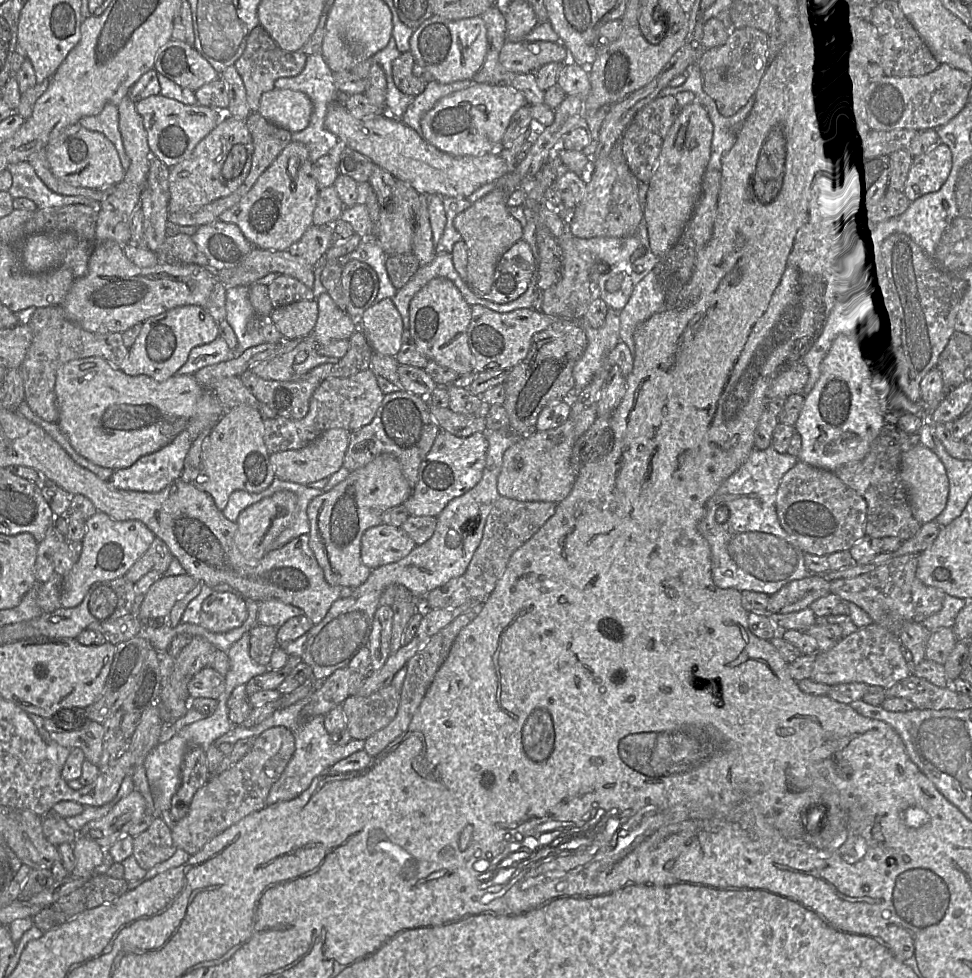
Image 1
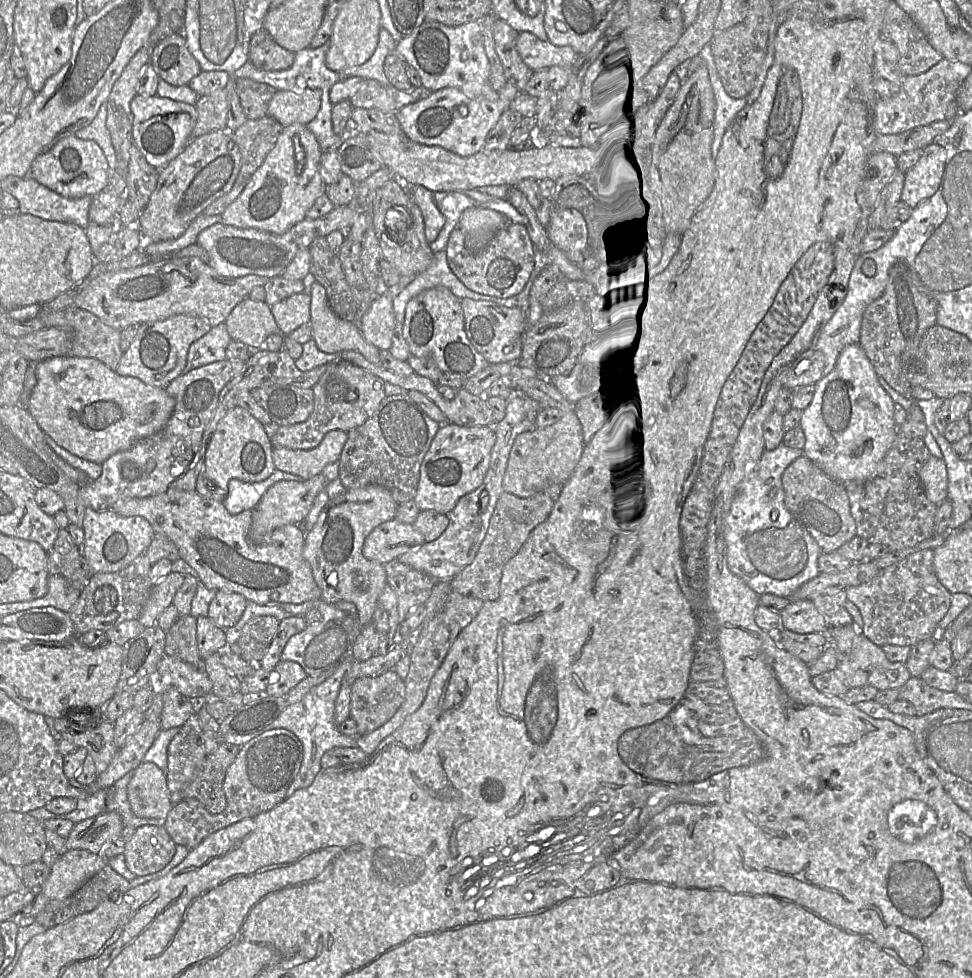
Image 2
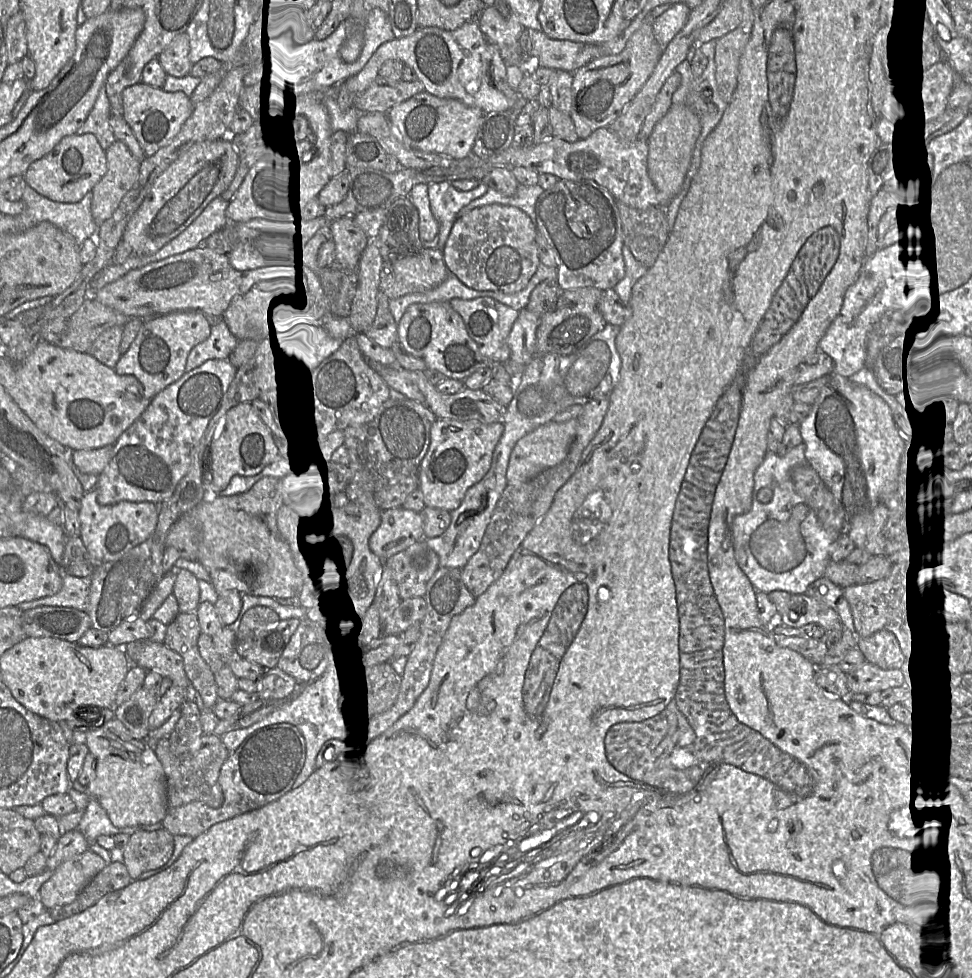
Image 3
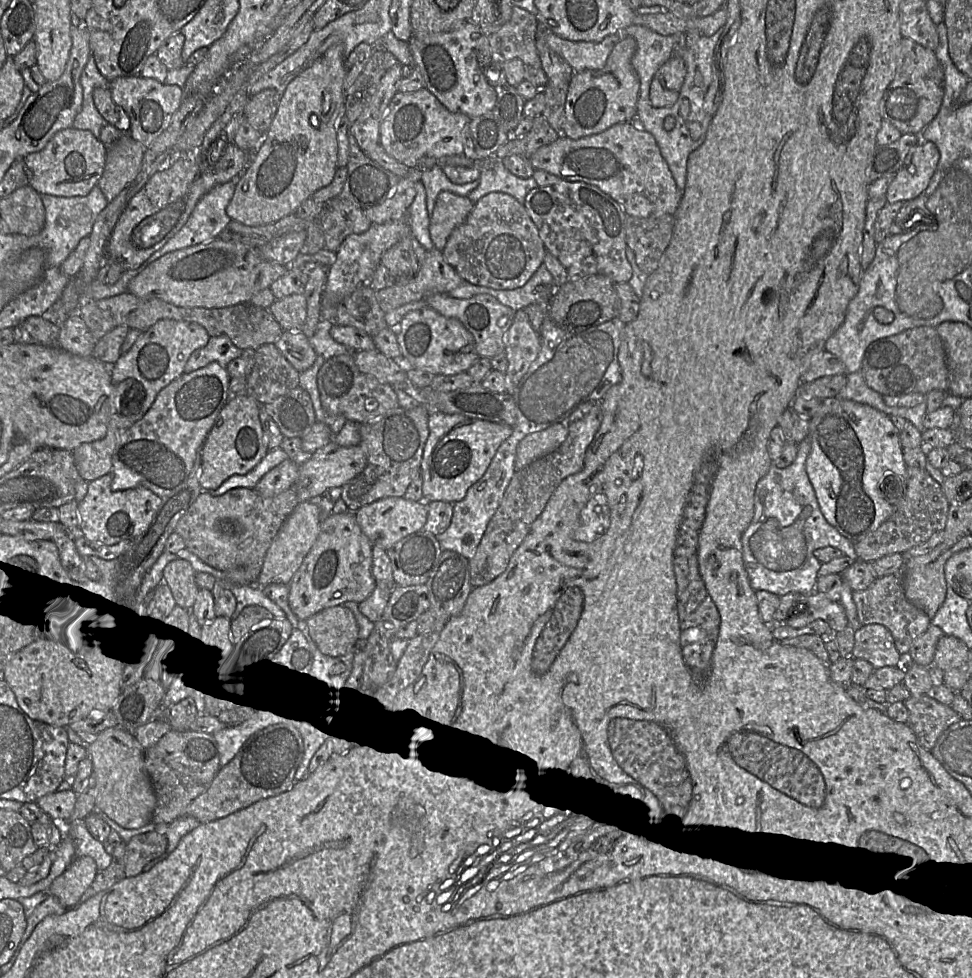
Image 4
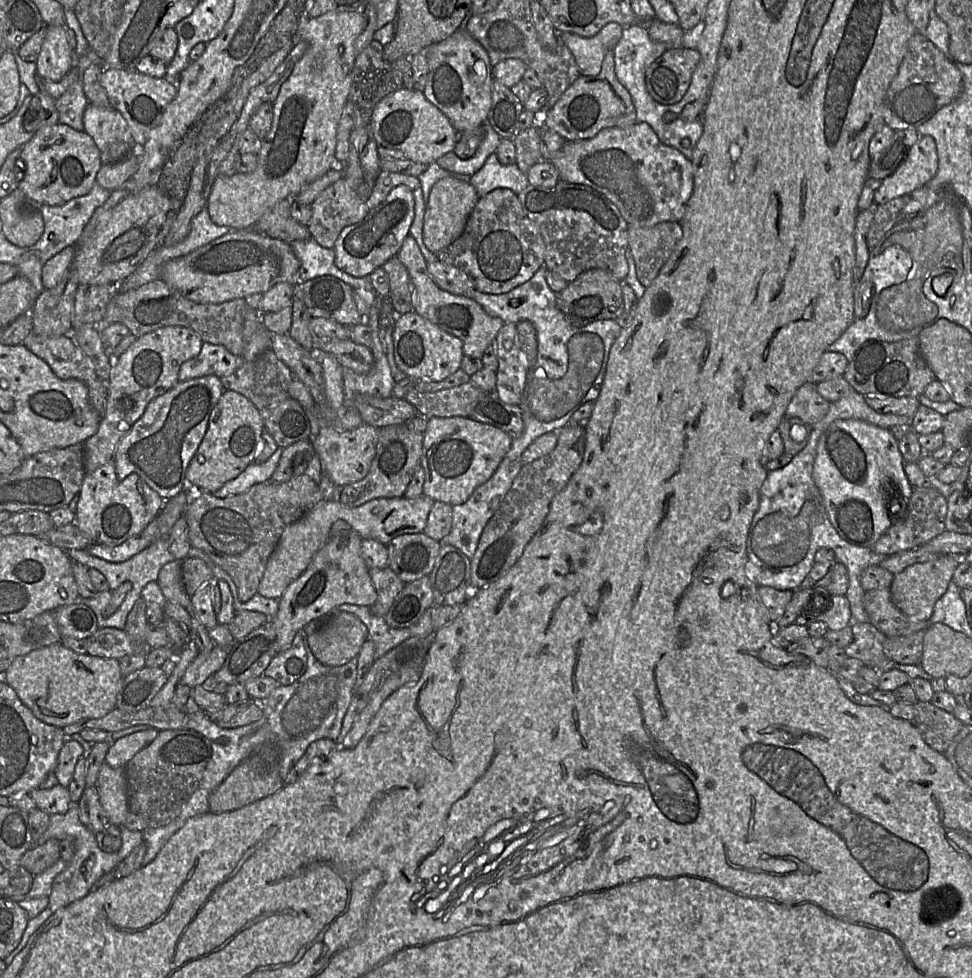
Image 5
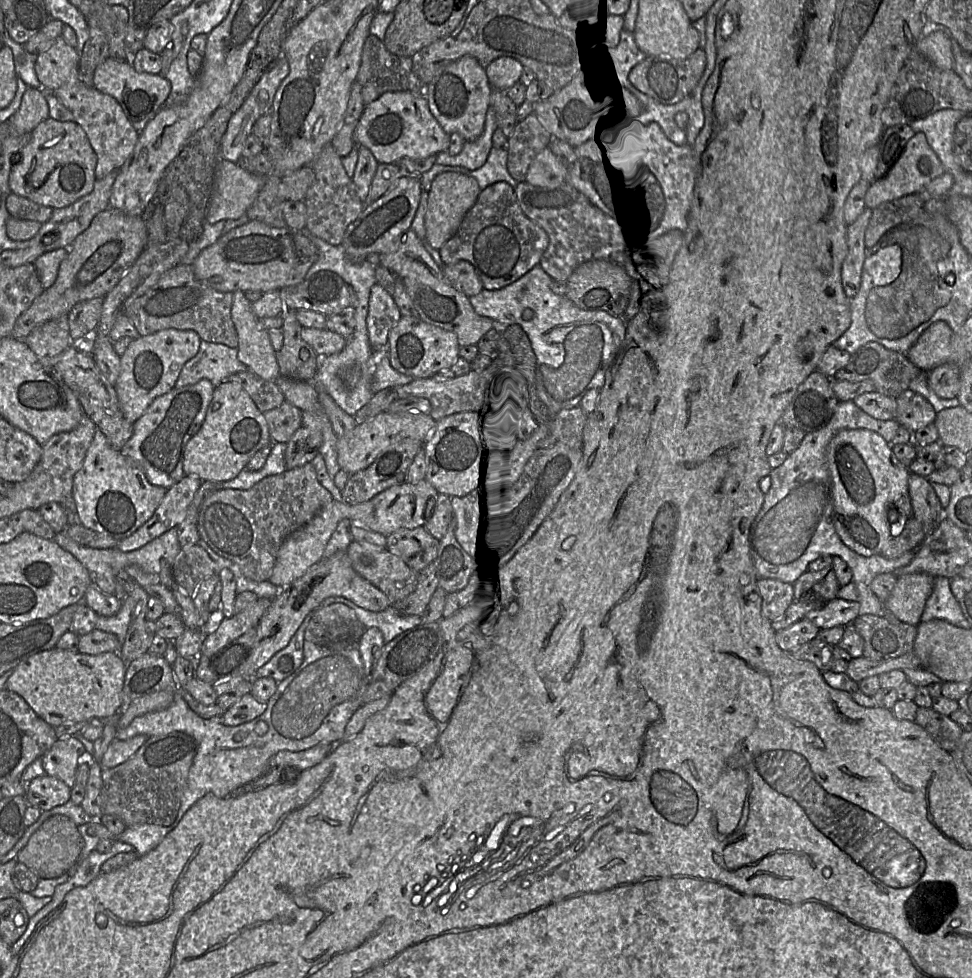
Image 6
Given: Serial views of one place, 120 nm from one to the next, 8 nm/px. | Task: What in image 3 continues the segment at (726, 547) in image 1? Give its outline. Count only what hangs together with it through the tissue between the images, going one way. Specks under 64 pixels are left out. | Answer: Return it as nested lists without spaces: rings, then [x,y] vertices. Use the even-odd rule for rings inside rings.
[[[805,443],[784,456],[767,452],[754,473],[751,509],[732,522],[732,543],[737,564],[756,591],[786,591],[803,594],[810,584],[824,576],[829,562],[829,547],[839,534],[826,531],[815,513],[799,496],[791,480],[793,468],[806,465]]]

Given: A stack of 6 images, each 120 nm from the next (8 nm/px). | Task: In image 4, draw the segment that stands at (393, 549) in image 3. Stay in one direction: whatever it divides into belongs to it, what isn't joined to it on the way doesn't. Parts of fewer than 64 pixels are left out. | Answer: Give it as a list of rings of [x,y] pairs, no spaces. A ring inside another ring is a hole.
[[[387,497],[365,505],[355,511],[356,520],[373,545],[388,550],[404,537],[423,530],[428,517],[428,504],[414,502],[405,497]]]

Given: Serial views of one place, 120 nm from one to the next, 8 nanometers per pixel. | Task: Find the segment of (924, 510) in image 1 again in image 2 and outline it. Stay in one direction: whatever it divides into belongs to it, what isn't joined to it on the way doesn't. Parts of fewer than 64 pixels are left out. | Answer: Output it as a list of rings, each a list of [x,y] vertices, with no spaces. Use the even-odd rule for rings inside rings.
[[[931,455],[919,475],[927,498],[939,506],[947,499],[948,492],[948,474],[944,460]]]

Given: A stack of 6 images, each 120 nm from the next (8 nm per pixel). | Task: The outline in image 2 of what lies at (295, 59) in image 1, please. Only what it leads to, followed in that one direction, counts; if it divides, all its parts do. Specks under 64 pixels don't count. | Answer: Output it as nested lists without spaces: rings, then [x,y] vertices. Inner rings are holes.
[[[261,28],[250,40],[248,57],[249,61],[259,69],[277,71],[292,66],[295,52],[278,45],[271,35]],[[248,78],[236,79],[235,90],[246,117],[251,120],[268,115],[268,105],[277,91],[266,83]]]

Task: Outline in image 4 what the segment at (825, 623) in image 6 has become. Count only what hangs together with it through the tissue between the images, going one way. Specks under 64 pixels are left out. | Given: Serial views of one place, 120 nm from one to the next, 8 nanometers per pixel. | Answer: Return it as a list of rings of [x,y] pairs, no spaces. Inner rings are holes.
[[[814,591],[804,596],[785,623],[793,628],[801,628],[817,619],[824,620],[829,625],[829,635],[843,630],[848,625],[842,604]]]

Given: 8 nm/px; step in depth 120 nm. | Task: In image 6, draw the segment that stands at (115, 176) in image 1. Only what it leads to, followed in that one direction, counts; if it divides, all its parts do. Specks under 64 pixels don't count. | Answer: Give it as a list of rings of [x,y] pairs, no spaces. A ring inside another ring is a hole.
[[[51,117],[40,122],[20,152],[21,160],[12,166],[11,193],[43,206],[64,208],[89,194],[96,182],[97,155],[82,127],[75,121],[59,121]]]

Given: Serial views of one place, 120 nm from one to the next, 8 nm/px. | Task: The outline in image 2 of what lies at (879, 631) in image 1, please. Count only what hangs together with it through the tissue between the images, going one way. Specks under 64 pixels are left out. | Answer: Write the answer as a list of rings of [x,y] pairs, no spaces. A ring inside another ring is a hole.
[[[859,631],[850,654],[835,668],[847,688],[873,686],[877,690],[902,687],[911,674],[905,664],[891,662],[882,648]]]

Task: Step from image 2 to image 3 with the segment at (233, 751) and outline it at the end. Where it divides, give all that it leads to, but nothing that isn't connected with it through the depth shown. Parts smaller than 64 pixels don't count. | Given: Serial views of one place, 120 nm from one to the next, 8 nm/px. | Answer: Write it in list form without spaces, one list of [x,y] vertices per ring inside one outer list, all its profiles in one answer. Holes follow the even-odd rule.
[[[203,734],[199,740],[199,749],[181,756],[172,754],[169,737],[164,737],[157,742],[154,753],[165,772],[169,809],[178,808],[194,801],[202,802],[211,808],[218,808],[222,805],[224,796],[218,783],[218,777],[230,752],[219,736]]]

